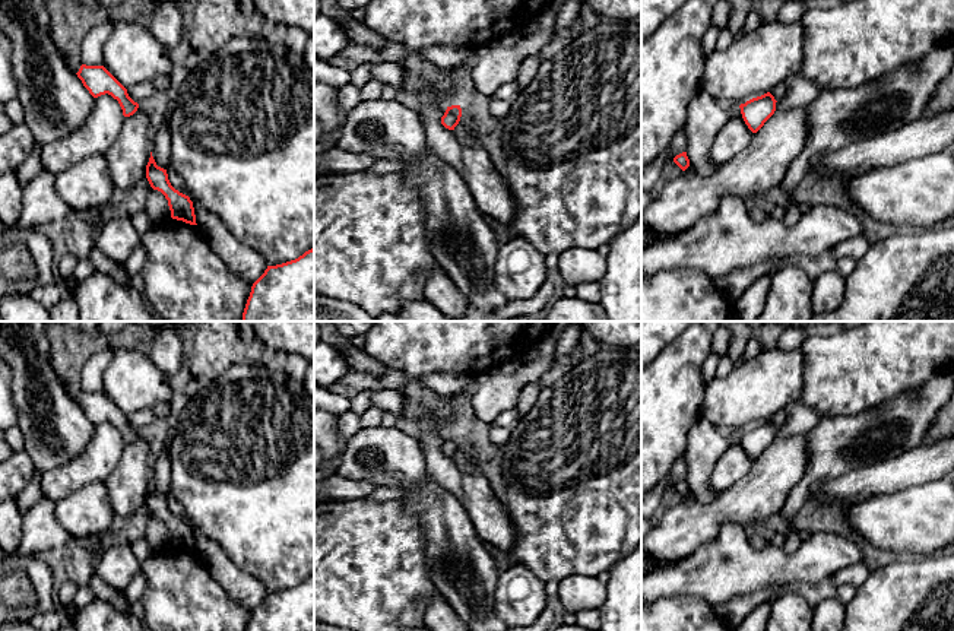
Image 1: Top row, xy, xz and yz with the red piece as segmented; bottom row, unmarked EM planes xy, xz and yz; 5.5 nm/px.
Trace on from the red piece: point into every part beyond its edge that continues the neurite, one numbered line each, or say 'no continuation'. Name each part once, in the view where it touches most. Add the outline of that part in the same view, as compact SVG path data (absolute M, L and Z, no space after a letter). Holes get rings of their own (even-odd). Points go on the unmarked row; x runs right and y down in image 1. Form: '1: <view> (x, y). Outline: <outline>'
no continuation

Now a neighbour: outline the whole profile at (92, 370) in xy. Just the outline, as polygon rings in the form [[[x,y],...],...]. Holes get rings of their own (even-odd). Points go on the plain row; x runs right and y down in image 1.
[[[105,346],[98,353],[92,355],[82,370],[82,391],[86,393],[102,393],[102,372],[111,362],[117,349]]]

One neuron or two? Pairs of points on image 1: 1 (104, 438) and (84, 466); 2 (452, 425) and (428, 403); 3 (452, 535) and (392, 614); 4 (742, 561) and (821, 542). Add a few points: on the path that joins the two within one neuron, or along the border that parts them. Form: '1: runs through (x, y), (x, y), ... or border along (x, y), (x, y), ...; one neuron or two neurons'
1: runs through (104, 446), (91, 459); one neuron
2: runs through (447, 419), (434, 406); one neuron
3: border along (422, 532), (424, 561), (439, 592); two neurons
4: runs through (761, 563), (802, 561); one neuron

